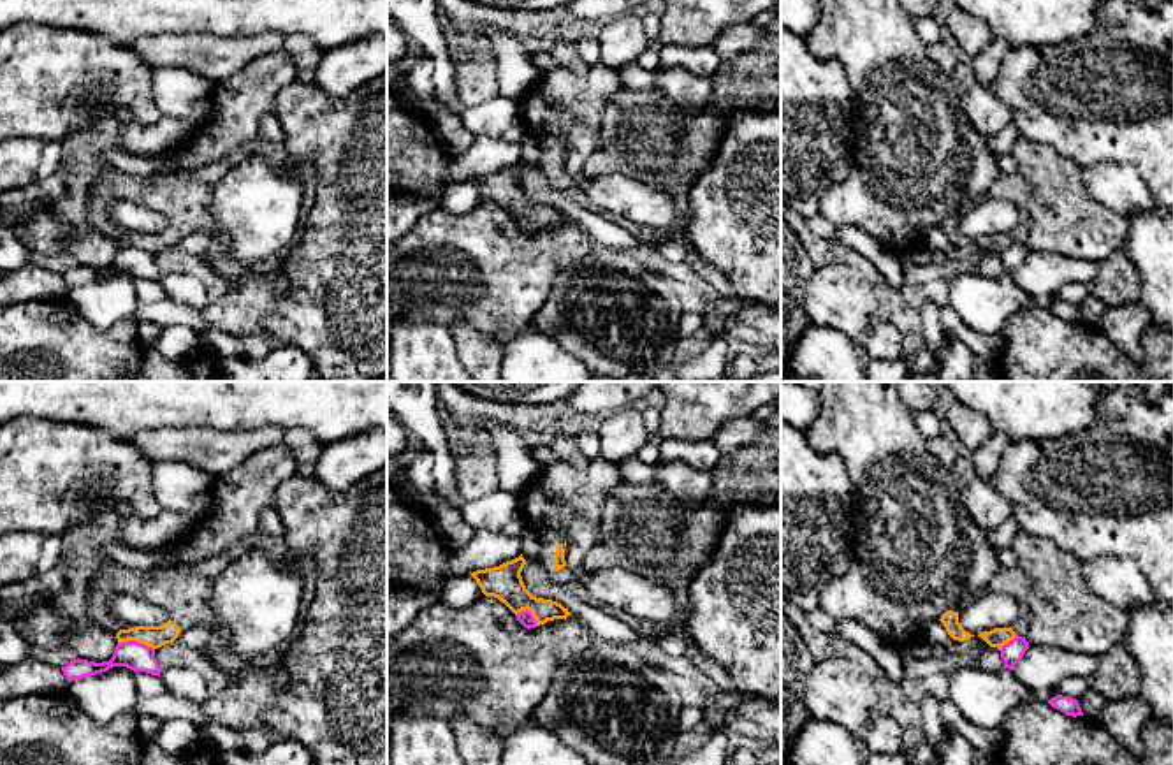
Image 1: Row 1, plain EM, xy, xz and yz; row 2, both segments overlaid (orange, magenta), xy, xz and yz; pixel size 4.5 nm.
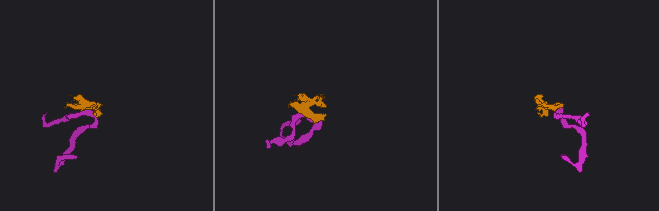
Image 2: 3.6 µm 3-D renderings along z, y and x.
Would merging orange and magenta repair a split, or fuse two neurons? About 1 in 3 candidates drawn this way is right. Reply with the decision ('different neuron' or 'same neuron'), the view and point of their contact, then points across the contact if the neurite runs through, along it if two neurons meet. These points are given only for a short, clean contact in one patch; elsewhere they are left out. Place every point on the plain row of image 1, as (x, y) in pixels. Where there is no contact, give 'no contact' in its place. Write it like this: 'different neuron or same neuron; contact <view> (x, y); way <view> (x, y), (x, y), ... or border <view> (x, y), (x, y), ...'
different neuron; contact xy (136, 247); border xy (118, 248), (138, 247), (153, 255)

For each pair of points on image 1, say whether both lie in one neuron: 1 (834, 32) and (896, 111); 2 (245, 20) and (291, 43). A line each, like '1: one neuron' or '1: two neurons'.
1: one neuron
2: two neurons

